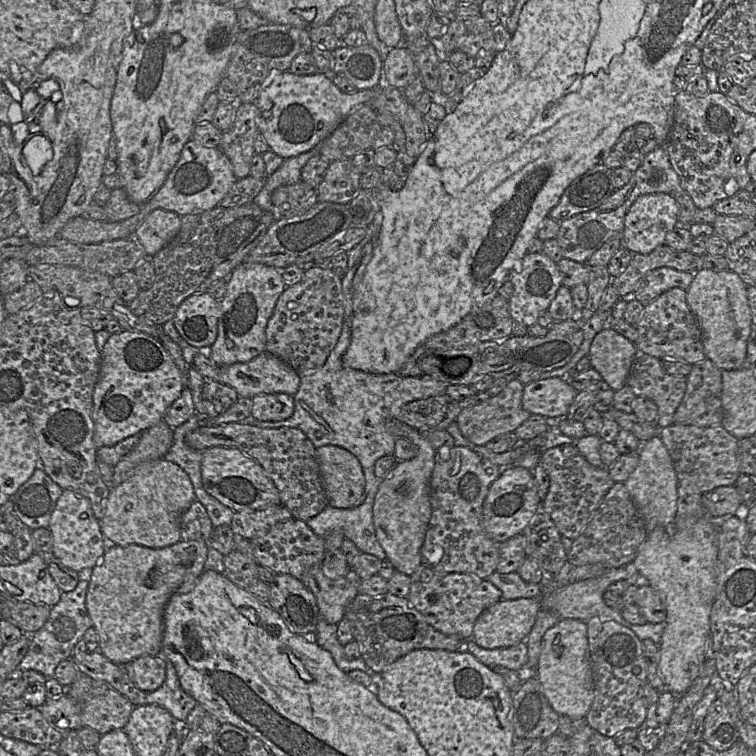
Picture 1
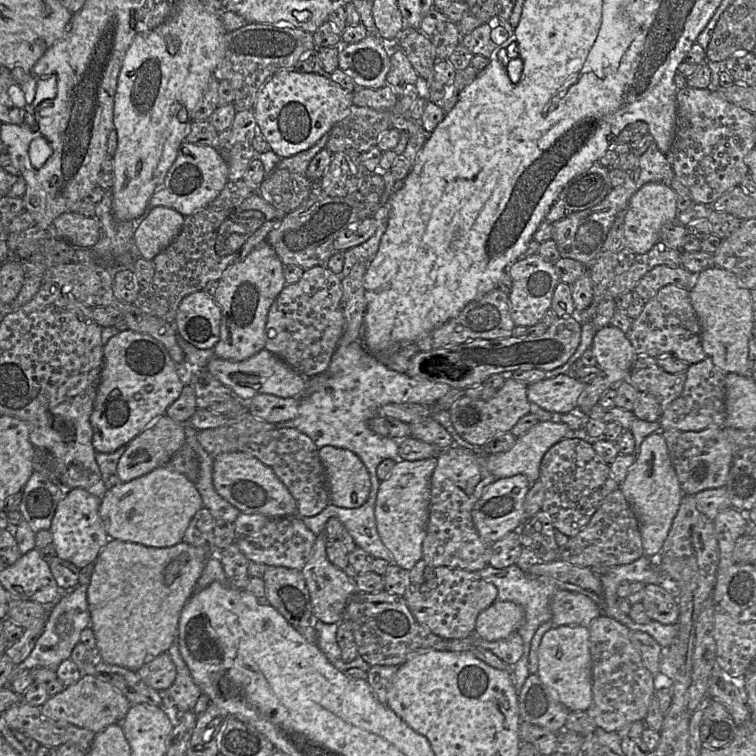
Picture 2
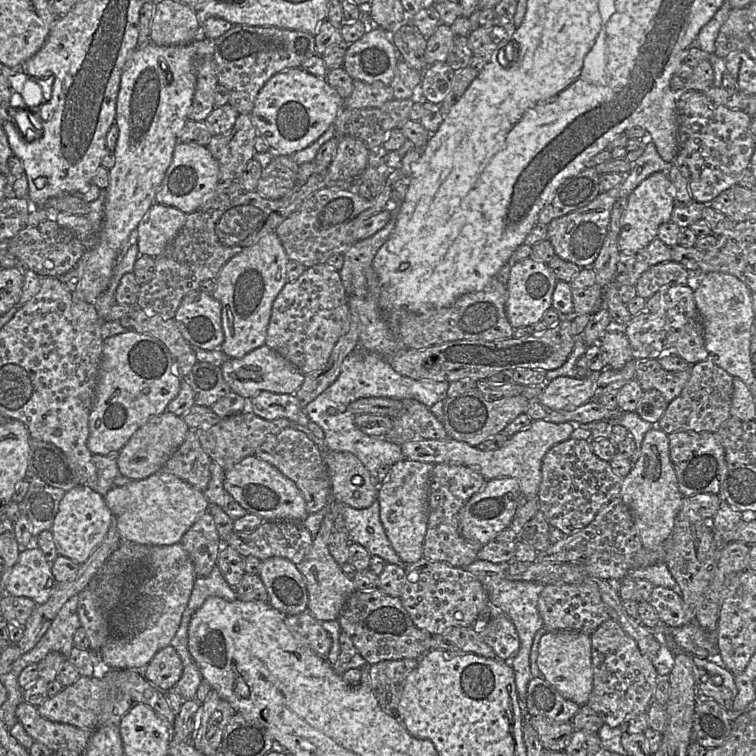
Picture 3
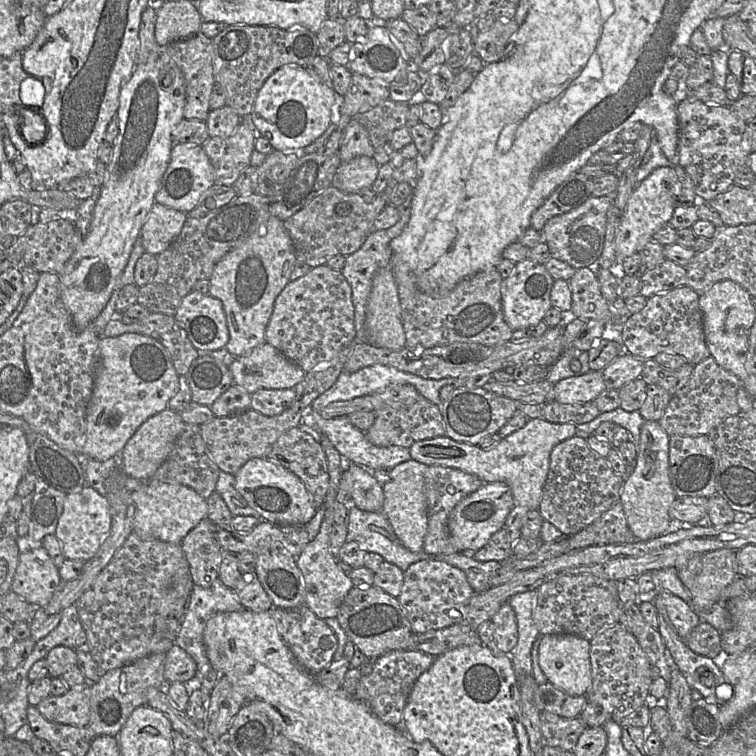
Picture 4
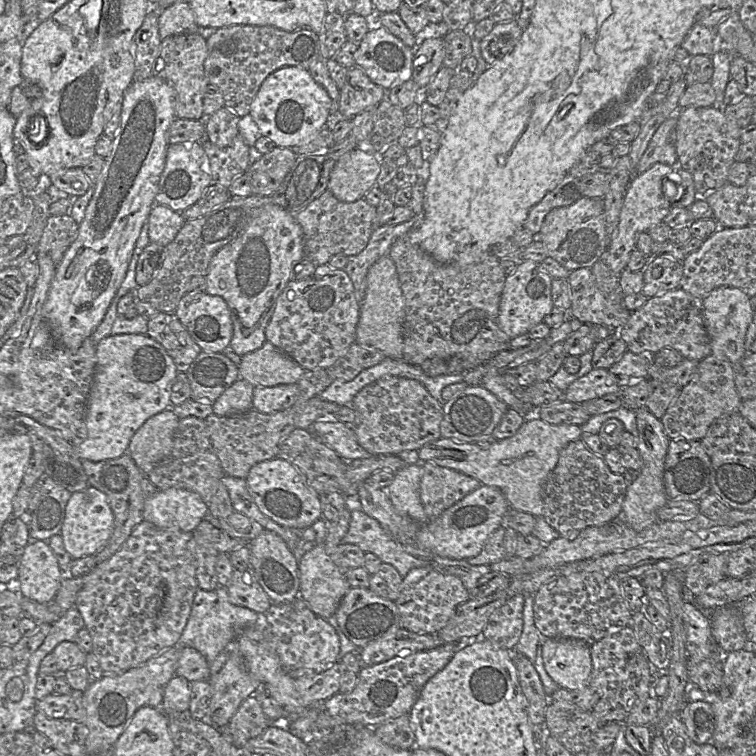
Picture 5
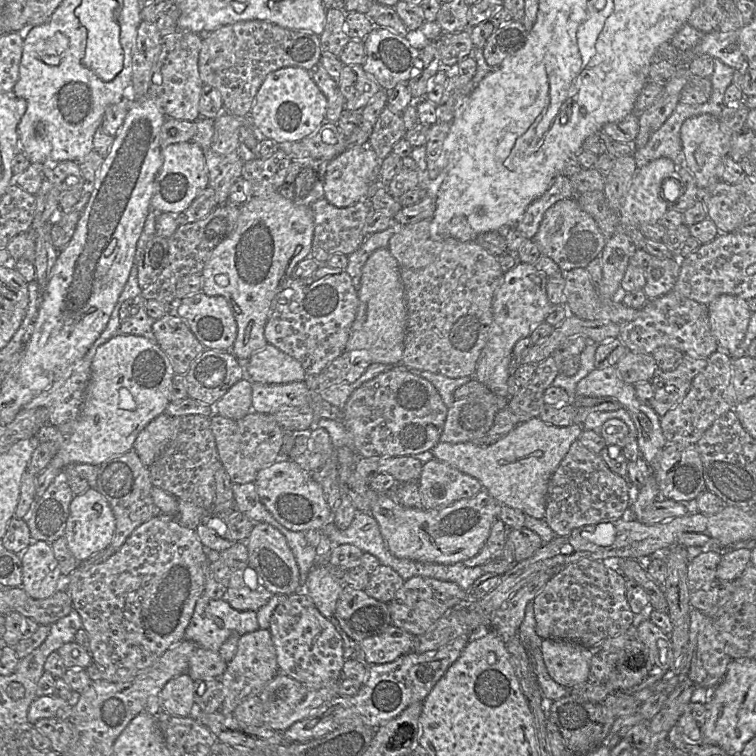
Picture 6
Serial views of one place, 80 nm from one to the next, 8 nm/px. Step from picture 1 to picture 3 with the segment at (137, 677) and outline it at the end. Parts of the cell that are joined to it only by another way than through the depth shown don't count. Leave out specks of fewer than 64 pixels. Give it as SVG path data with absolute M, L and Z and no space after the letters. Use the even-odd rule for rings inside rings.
M172 645L160 650L143 670L143 677L163 691L177 685L182 674L181 658Z

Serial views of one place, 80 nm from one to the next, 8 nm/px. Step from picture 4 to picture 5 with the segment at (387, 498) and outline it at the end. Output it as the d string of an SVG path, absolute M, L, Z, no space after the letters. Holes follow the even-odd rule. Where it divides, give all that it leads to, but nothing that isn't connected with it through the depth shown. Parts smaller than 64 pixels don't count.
M423 463L410 464L394 474L387 495L395 509L420 524L429 522L420 499L420 482L423 476Z

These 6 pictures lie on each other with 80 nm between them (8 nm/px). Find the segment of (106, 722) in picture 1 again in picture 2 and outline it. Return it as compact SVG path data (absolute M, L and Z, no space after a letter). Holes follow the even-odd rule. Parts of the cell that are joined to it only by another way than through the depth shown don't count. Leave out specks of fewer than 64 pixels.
M82 675L74 684L48 697L39 708L43 717L54 721L57 726L71 724L97 734L112 724L122 722L131 706L127 698L111 684L92 675Z

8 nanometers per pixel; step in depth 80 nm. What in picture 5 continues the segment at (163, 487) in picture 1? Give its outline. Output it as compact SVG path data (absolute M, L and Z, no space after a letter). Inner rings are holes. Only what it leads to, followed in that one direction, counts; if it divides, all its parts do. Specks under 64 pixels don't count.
M167 488L146 497L143 520L162 529L193 532L208 513L208 504L199 494L182 488Z

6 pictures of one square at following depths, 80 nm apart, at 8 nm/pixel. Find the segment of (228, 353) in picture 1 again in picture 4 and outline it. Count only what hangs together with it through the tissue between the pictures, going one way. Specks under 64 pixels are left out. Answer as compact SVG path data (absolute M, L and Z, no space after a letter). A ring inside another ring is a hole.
M270 216L216 264L209 279L209 294L223 303L229 330L225 348L235 357L247 355L266 342L266 329L275 300L290 282L296 261L294 245L284 222Z

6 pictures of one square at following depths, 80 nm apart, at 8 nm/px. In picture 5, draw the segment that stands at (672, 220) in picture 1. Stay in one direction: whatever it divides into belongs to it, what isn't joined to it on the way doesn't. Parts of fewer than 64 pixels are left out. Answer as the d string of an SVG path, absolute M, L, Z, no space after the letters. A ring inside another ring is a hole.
M656 163L644 173L635 174L627 188L618 227L613 237L610 238L604 259L601 259L618 276L626 269L631 252L636 249L637 235L643 232L648 233L652 227L662 222L674 204L669 201L670 195L666 198L663 193L663 179L668 179L676 185L675 189L670 188L670 195L672 194L672 190L679 191L678 187L682 184L681 177L671 166L663 163Z

